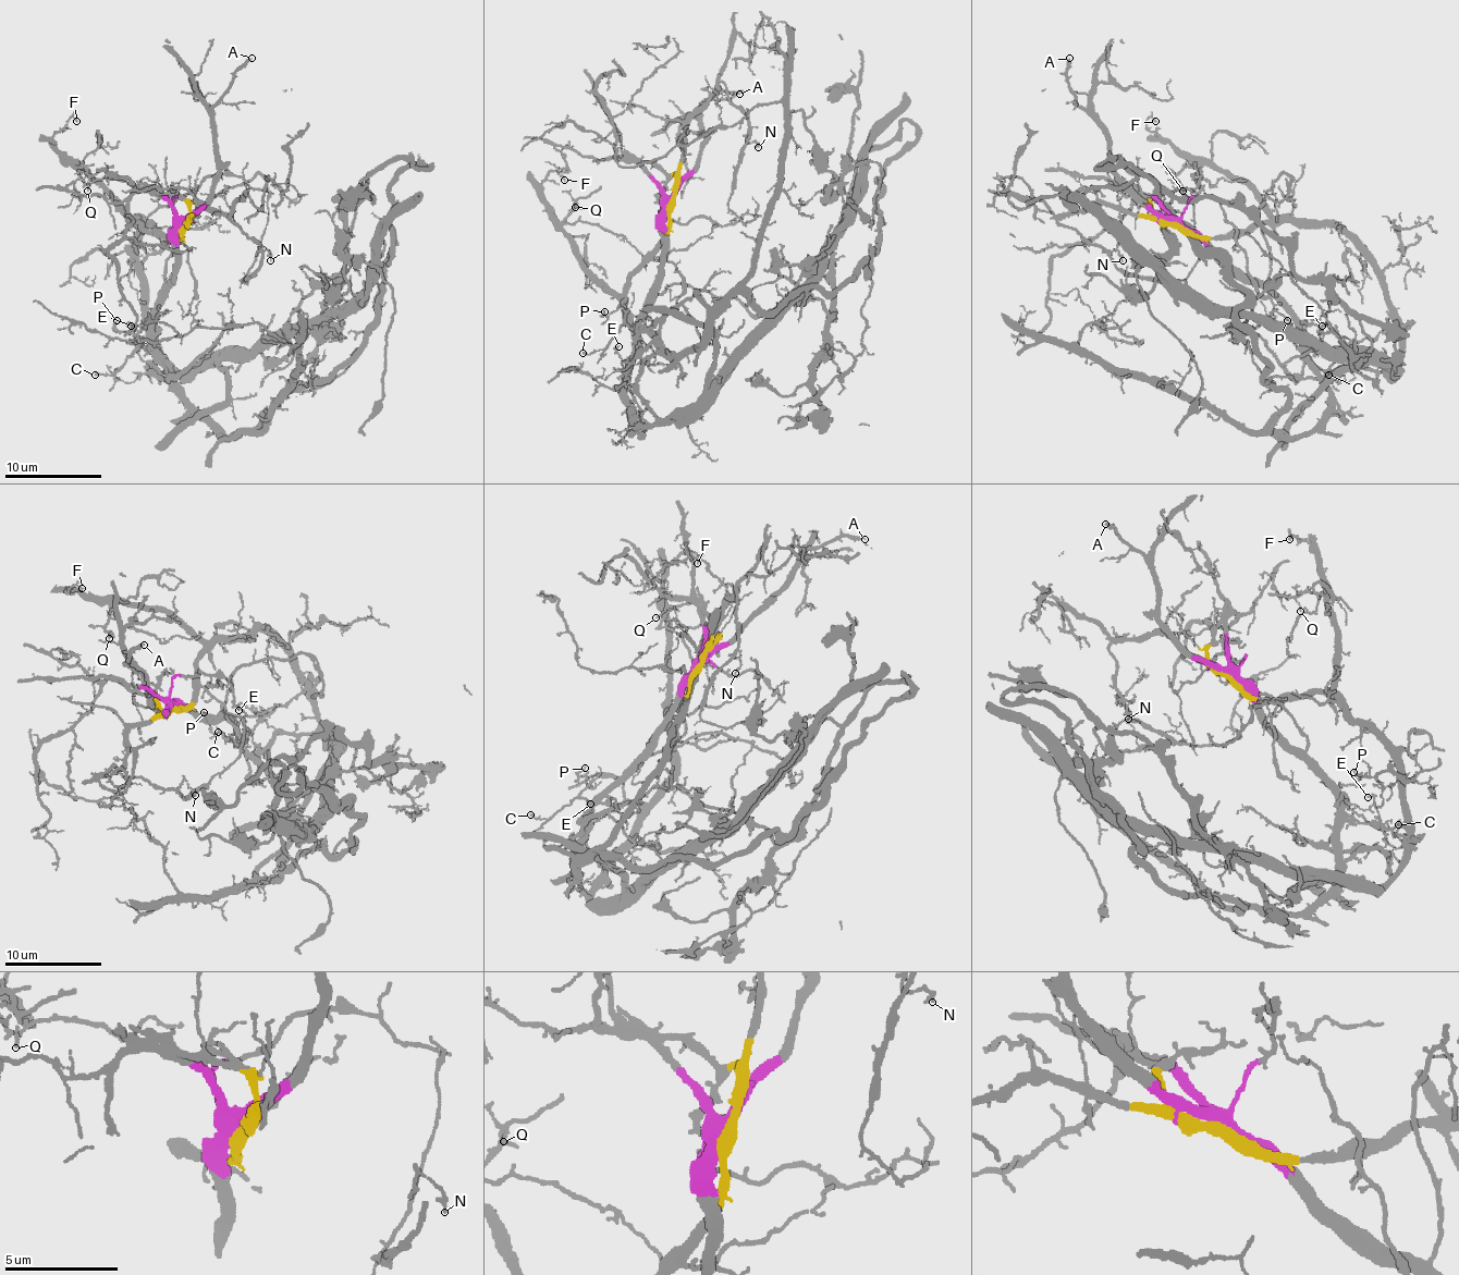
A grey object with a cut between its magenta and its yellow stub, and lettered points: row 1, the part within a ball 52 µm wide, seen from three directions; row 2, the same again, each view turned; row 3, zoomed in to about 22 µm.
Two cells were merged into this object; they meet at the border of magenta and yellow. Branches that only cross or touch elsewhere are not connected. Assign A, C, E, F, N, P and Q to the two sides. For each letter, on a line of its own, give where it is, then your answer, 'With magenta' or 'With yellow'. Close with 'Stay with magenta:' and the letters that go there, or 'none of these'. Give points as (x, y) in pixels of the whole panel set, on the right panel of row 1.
A: Place: (1069, 58). With magenta
C: Place: (1328, 375). With magenta
E: Place: (1322, 326). With yellow
F: Place: (1155, 121). With yellow
N: Place: (1123, 260). With yellow
P: Place: (1287, 320). With magenta
Q: Place: (1182, 191). With yellow
Stay with magenta: A, C, P

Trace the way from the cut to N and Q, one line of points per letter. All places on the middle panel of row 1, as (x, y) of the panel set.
N: (672, 199), (686, 120), (720, 84), (727, 98), (747, 118), (749, 130), (745, 139), (759, 146)
Q: (672, 199), (666, 238), (630, 274), (621, 294), (583, 262), (563, 229), (575, 199), (575, 207)

